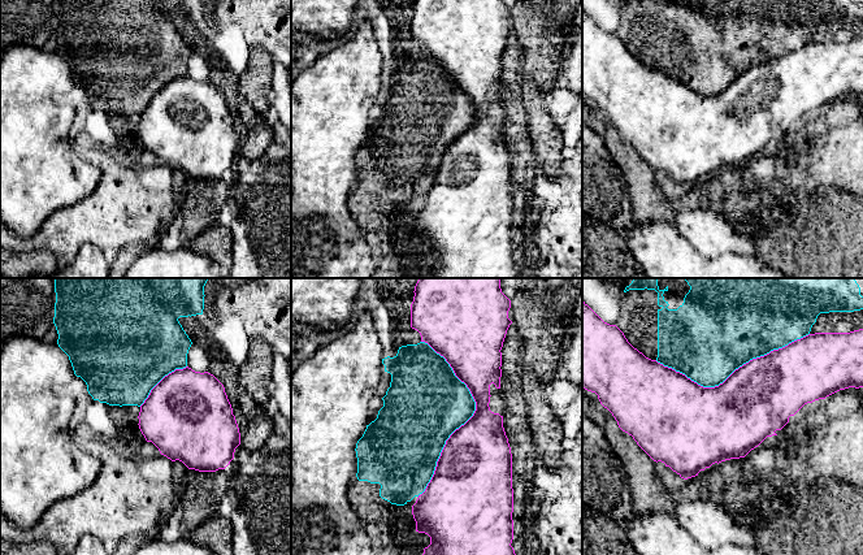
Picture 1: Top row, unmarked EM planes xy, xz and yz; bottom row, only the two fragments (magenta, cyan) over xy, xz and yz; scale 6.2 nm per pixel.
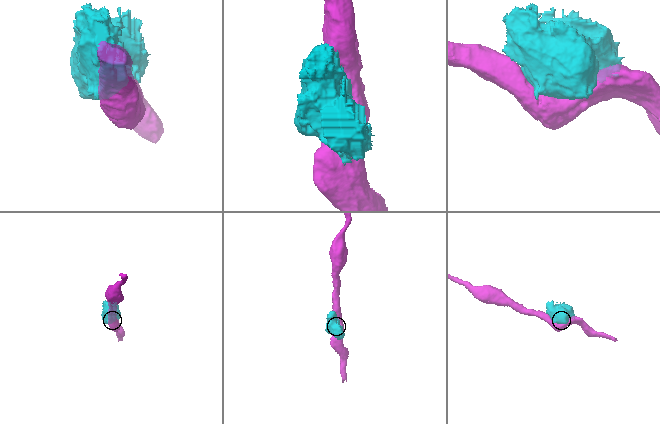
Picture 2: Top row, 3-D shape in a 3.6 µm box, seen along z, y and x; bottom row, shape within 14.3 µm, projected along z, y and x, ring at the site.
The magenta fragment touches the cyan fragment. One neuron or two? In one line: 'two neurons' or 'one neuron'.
two neurons

